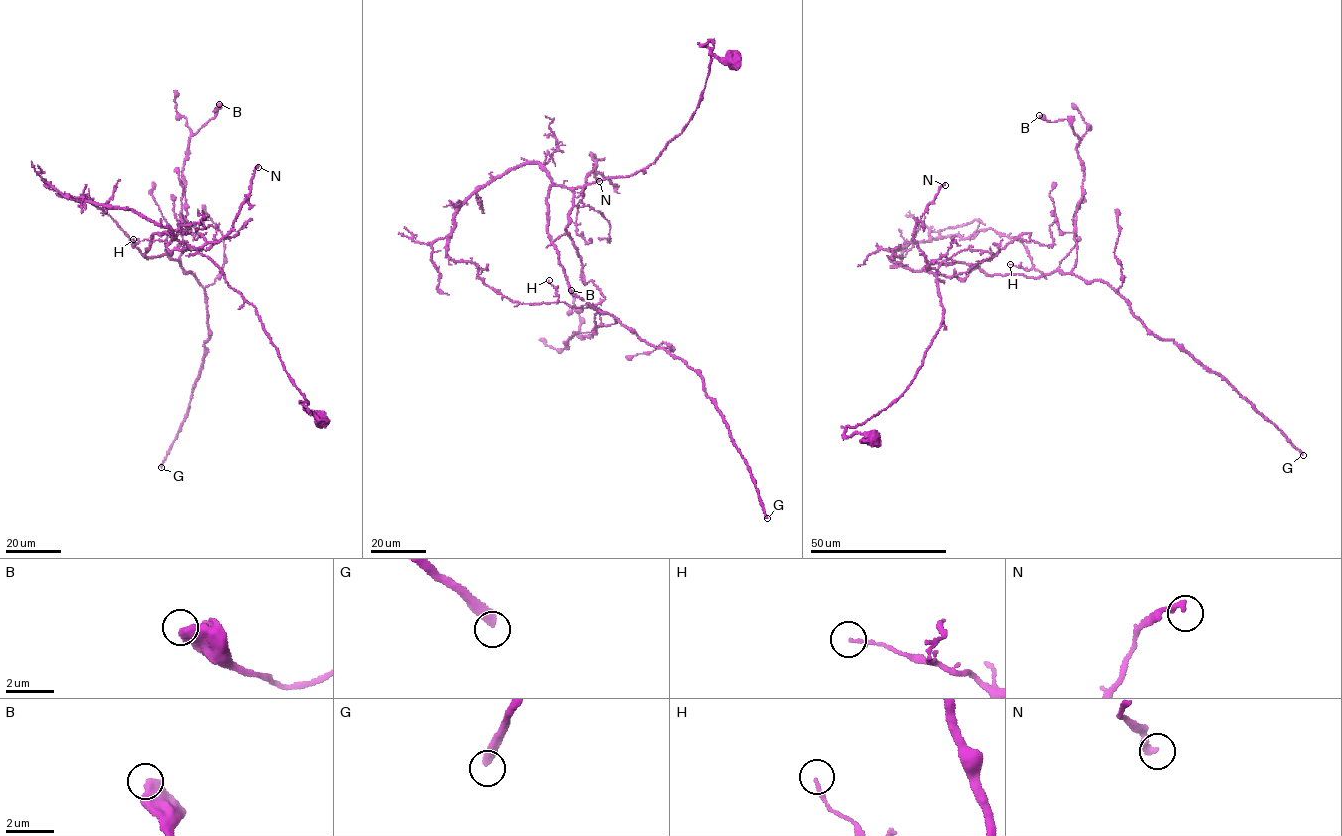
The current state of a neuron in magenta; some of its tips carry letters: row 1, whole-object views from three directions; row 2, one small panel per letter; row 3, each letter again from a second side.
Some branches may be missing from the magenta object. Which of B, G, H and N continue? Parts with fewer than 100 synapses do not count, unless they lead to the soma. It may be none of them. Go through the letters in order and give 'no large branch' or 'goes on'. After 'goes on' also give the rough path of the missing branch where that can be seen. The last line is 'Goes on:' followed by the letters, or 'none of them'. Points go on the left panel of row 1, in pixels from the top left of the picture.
B: no large branch
G: goes on
H: no large branch
N: no large branch
Goes on: G

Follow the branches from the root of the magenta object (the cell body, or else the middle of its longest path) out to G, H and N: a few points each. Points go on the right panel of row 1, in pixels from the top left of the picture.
G: (872, 439), (844, 432), (915, 376), (943, 318), (936, 274), (964, 278), (978, 266), (1102, 280), (1303, 455)
H: (872, 439), (844, 432), (902, 394), (943, 318), (935, 274), (895, 249), (992, 229), (1033, 266), (1010, 264)
N: (872, 439), (844, 432), (902, 394), (942, 322), (938, 274), (928, 267), (913, 235), (926, 207), (945, 185)

